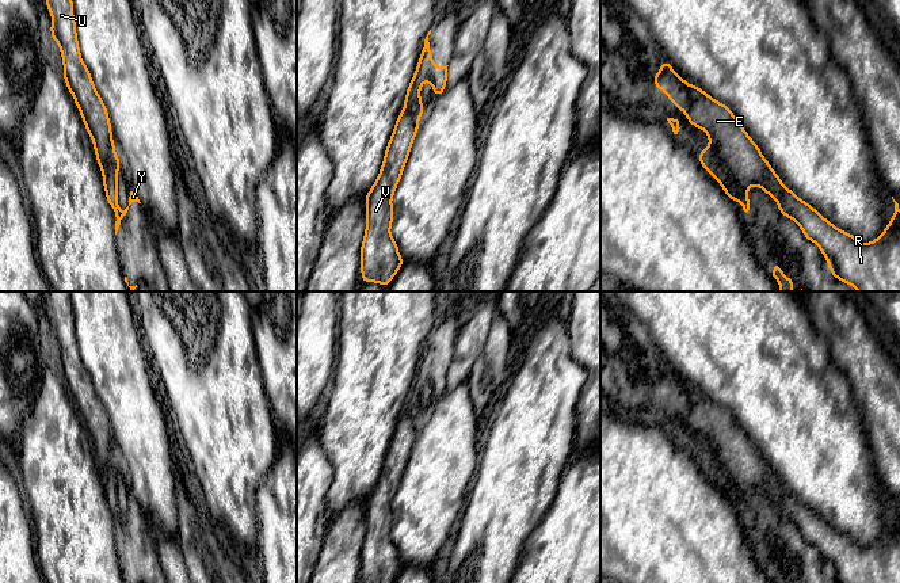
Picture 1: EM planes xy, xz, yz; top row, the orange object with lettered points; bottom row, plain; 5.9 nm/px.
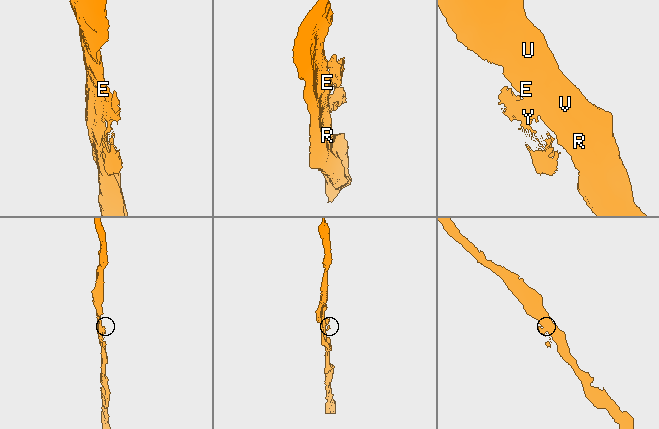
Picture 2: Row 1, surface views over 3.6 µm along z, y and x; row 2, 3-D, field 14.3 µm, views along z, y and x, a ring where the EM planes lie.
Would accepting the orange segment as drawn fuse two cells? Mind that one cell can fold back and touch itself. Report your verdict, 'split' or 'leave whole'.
split

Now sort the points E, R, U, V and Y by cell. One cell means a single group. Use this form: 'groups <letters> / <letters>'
groups E R U V / Y

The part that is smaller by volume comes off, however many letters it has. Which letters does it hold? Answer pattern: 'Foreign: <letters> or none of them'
Foreign: Y

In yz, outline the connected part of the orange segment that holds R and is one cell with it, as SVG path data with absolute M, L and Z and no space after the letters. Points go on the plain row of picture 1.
M663 363L661 371L652 385L660 395L667 396L667 401L686 418L693 430L705 434L709 443L717 446L728 476L741 491L748 494L758 488L777 504L781 518L797 526L805 541L819 549L828 565L831 579L838 583L900 583L900 512L895 503L893 521L881 540L874 545L861 548L853 538L834 530L809 507L801 504L792 494L785 491L731 412L714 404L699 390L687 388L666 363Z

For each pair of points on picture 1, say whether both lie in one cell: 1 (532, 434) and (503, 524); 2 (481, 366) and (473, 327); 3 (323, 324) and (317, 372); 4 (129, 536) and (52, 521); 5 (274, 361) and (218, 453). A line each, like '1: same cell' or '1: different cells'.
1: same cell
2: different cells
3: same cell
4: different cells
5: different cells

